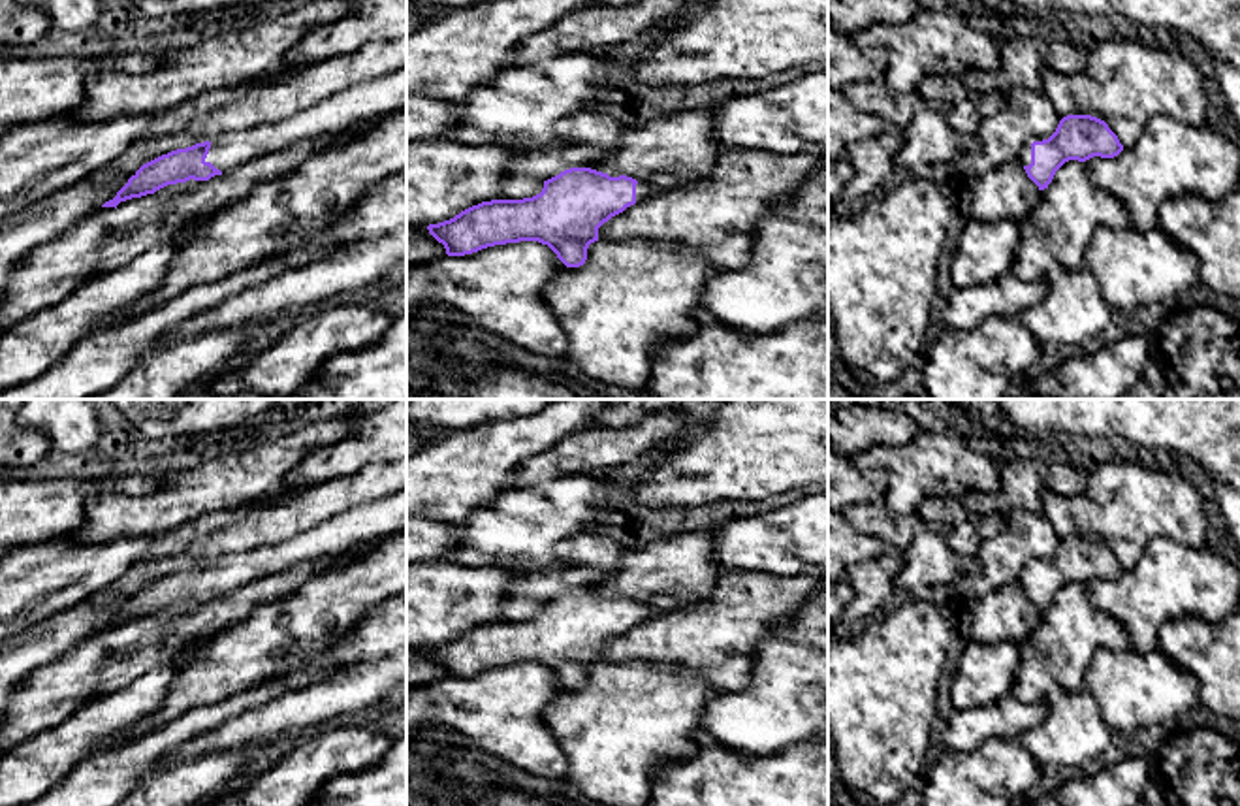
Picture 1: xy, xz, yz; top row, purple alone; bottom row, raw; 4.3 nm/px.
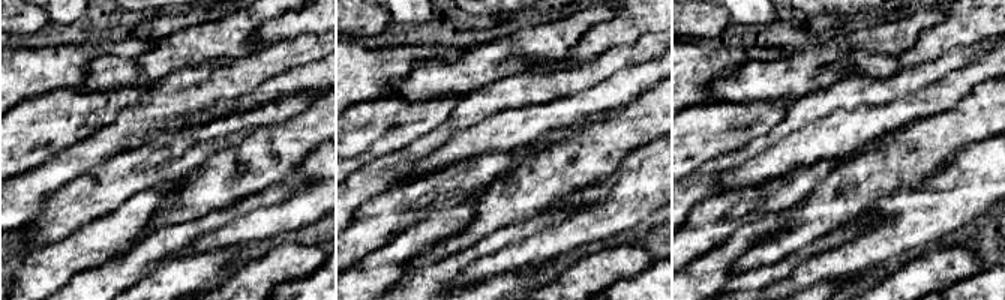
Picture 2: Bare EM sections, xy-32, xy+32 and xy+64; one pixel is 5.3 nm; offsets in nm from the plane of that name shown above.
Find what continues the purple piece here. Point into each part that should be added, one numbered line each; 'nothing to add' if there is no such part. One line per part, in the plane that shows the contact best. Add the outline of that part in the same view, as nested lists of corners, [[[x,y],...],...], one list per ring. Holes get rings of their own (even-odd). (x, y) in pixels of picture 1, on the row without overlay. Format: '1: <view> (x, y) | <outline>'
1: yz (1024, 577) | [[[1031,557],[1024,569],[1020,571],[1018,574],[1018,582],[1024,586],[1024,588],[1029,588],[1031,586],[1031,565],[1033,563],[1042,563],[1042,561],[1048,561],[1048,559],[1041,559],[1041,557]]]

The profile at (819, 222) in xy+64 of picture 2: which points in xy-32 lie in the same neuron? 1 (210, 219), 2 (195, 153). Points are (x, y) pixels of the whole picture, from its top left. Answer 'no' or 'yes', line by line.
1: no
2: no

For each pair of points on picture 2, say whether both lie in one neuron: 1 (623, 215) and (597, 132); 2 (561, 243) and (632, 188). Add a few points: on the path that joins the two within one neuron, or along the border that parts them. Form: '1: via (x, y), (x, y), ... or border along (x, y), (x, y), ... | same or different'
1: border along (635, 149), (602, 179) | different
2: via (579, 228), (614, 204) | same

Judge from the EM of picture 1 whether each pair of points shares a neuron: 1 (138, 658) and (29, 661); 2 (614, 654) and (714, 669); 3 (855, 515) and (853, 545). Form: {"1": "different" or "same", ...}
{"1": "different", "2": "same", "3": "different"}

